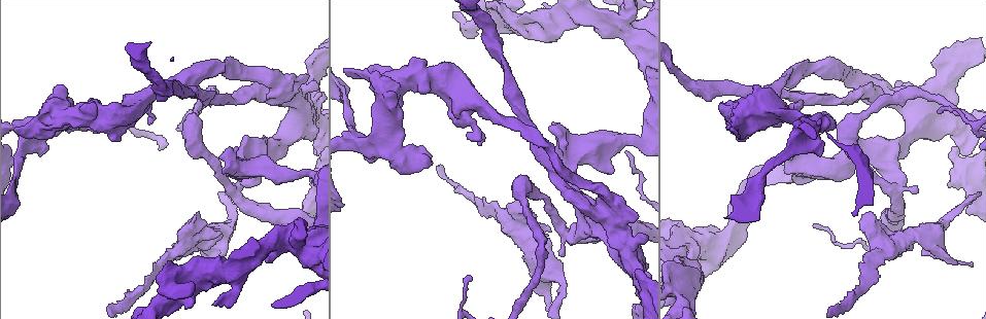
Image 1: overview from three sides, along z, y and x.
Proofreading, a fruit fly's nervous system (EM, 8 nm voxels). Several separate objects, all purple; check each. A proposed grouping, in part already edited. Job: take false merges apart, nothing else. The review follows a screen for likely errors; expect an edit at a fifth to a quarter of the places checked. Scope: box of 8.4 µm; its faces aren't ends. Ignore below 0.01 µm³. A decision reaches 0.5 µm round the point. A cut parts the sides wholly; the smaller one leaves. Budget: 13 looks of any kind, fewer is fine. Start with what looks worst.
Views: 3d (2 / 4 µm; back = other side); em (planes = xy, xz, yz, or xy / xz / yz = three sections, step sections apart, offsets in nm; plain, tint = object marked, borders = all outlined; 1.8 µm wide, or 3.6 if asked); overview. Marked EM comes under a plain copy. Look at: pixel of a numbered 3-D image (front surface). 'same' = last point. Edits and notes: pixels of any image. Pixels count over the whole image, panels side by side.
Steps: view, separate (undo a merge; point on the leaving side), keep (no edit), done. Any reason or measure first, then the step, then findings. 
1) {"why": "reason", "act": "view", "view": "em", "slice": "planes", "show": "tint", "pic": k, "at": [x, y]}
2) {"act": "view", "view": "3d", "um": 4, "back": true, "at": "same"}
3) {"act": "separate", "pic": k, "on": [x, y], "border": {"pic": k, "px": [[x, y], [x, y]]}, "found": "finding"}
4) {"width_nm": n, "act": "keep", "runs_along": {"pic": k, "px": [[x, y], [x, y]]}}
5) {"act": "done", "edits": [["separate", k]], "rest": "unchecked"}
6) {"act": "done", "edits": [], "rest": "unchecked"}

{"why": "four-way junction", "act": "view", "view": "em", "slice": "planes", "show": "tint", "pic": 1, "at": [383, 141]}

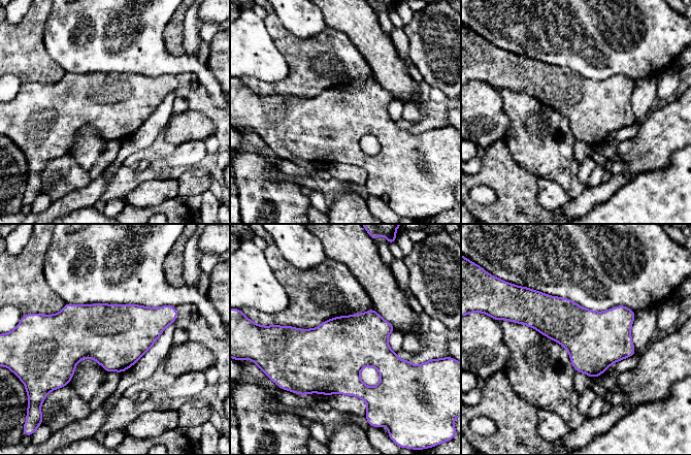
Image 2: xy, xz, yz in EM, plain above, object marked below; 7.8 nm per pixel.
{"act": "keep", "found": "continuous, no second cell"}

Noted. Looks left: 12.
{"why": "three-way junction", "act": "view", "view": "em", "slice": "planes", "show": "tint", "pic": 1, "at": [564, 235]}

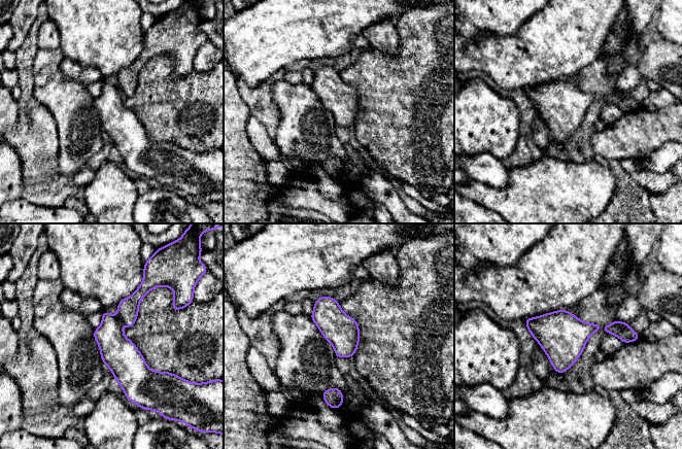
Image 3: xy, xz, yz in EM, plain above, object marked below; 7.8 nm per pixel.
{"width_nm": 260, "act": "separate", "pic": 3, "on": [117, 352], "found": "two cells meet here"}

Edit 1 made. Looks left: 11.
{"act": "view", "view": "overview"}

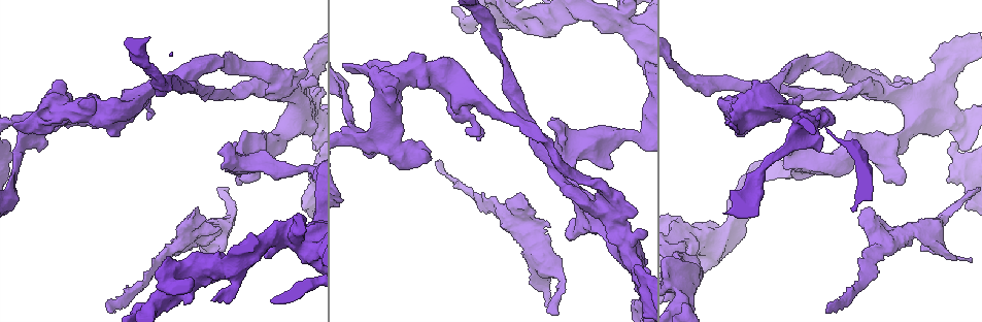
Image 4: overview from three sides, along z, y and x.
{"why": "calibre changes", "act": "view", "view": "3d", "um": 4, "pic": 4, "at": [137, 101]}

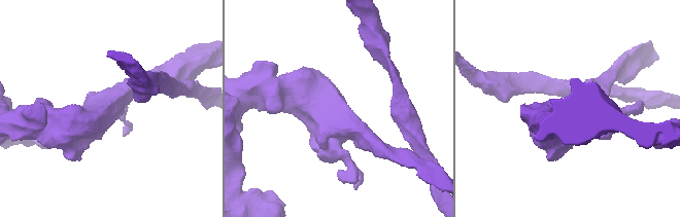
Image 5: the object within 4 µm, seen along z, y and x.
{"act": "view", "view": "em", "um": 3.6, "slice": "xy", "step": 16, "show": "tint", "pic": 5, "at": [109, 107]}

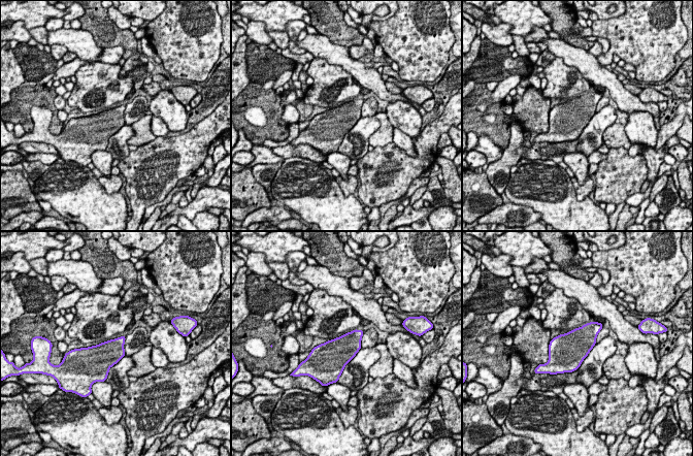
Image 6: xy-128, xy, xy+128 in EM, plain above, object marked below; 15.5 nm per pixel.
{"why": "cut it another way", "act": "view", "view": "em", "um": 3.6, "slice": "planes", "show": "borders", "at": "same"}

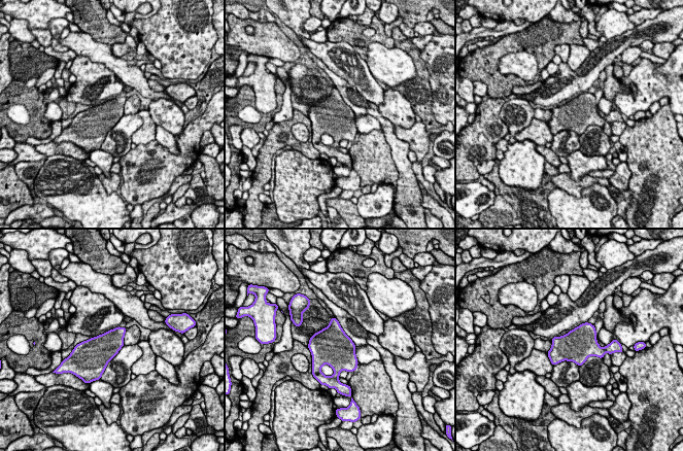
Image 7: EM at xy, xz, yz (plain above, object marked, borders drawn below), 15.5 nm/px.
{"act": "keep", "found": "all the same cell"}

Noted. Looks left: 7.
{"why": "calibre changes", "act": "view", "view": "3d", "um": 2, "back": true, "pic": 4, "at": [869, 258]}

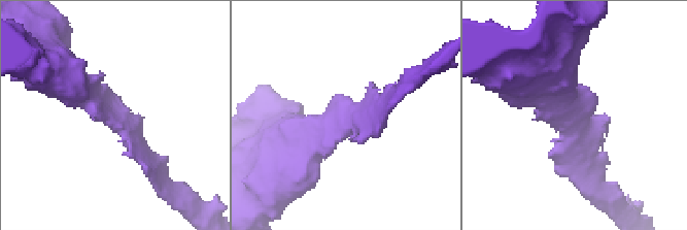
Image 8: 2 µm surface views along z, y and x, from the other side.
{"why": "now the EM", "act": "view", "view": "em", "slice": "xy", "step": 16, "show": "borders", "pic": 8, "at": [116, 120]}

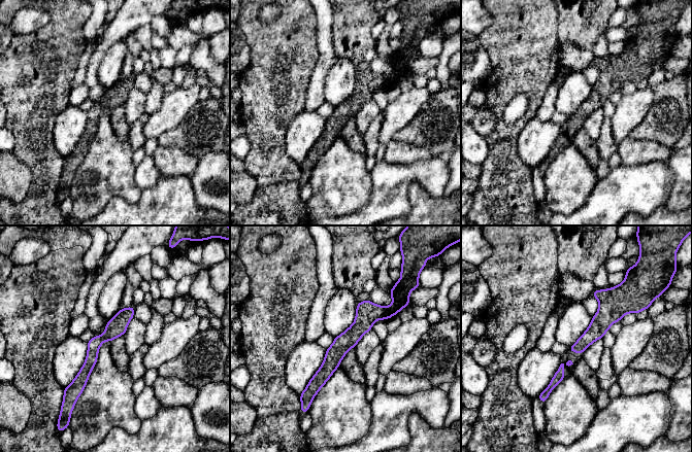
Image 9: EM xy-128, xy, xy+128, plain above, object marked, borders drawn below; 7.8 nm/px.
{"act": "keep", "runs_along": {"pic": 9, "px": [[396, 306], [375, 312], [308, 389]]}, "found": "all the same cell"}

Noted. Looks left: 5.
{"why": "calibre changes", "act": "view", "view": "3d", "um": 4, "back": true, "pic": 4, "at": [621, 20]}

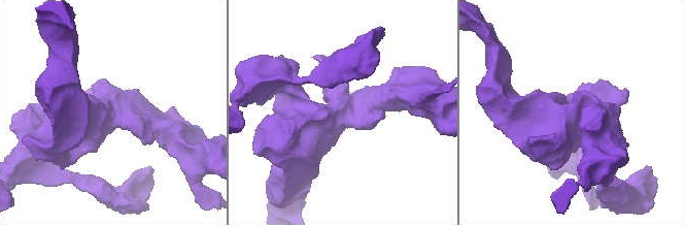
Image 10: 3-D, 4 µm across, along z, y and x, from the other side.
{"act": "view", "view": "em", "um": 3.6, "slice": "xy", "step": 16, "show": "tint", "pic": 10, "at": [114, 114]}

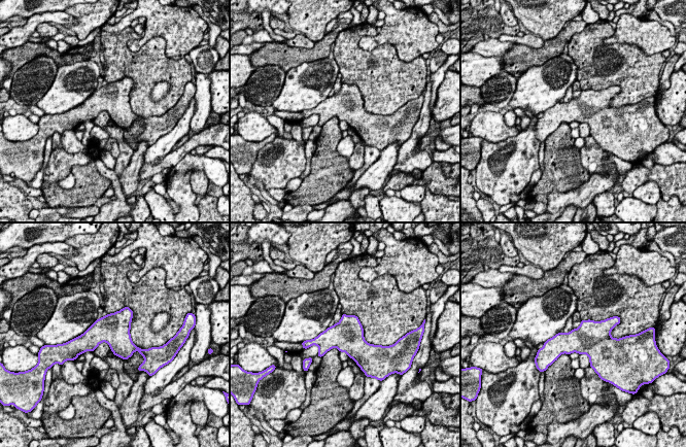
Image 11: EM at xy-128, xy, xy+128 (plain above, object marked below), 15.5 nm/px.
{"act": "view", "view": "em", "um": 3.6, "slice": "planes", "show": "tint", "at": "same"}

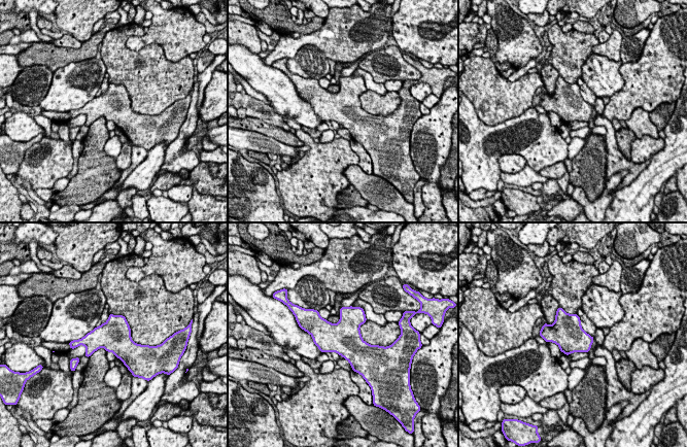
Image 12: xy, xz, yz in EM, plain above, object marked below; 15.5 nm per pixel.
{"width_nm": 500, "act": "keep", "found": "all the same cell"}

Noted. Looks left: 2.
{"act": "done", "edits": [["separate", 3]], "rest": "unchecked"}

